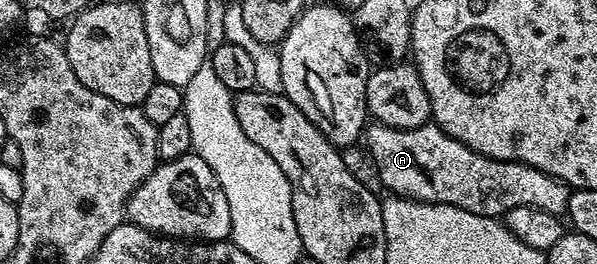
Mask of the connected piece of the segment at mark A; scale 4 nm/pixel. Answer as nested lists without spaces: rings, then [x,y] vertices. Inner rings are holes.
[[[433,123],[419,129],[393,129],[387,125],[371,124],[364,133],[364,145],[379,168],[383,190],[427,205],[451,205],[472,211],[481,217],[501,218],[516,207],[539,209],[549,213],[565,214],[572,192],[569,185],[531,165],[519,161],[497,161],[472,151],[464,143],[452,139]]]

